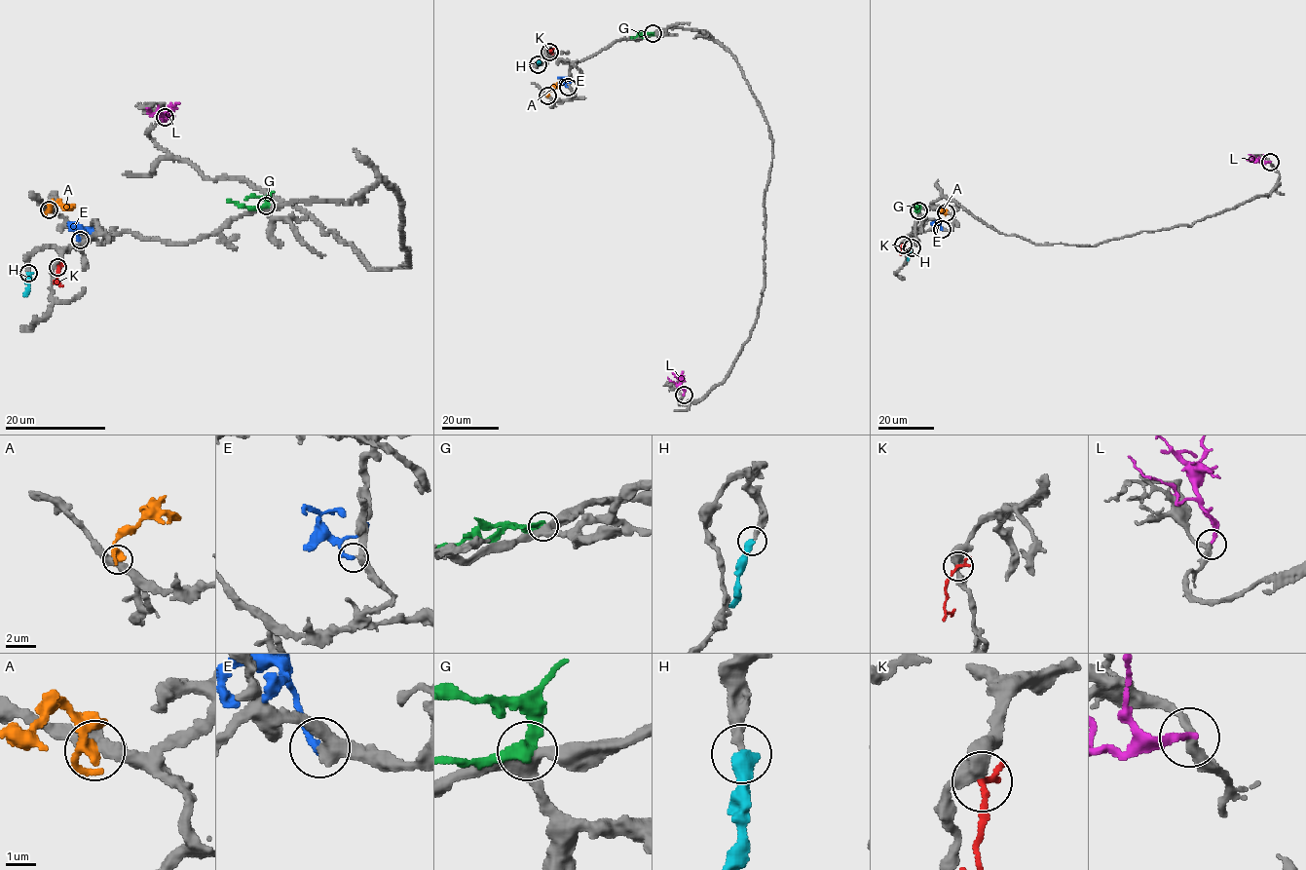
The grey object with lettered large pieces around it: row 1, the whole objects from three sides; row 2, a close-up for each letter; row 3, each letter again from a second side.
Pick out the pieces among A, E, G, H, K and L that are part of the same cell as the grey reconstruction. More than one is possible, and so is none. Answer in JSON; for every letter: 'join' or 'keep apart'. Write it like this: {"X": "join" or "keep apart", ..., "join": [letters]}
{"A": "keep apart", "E": "keep apart", "G": "keep apart", "H": "join", "K": "keep apart", "L": "keep apart", "join": ["H"]}

